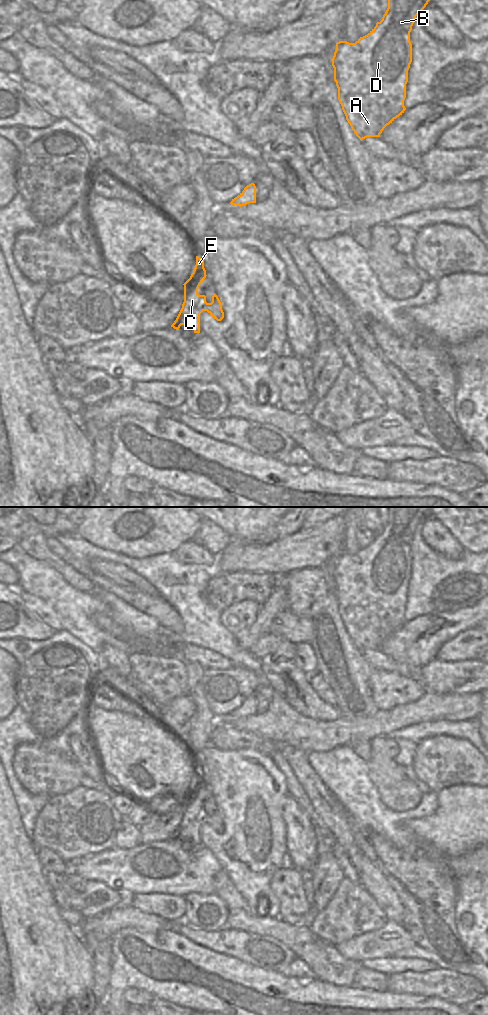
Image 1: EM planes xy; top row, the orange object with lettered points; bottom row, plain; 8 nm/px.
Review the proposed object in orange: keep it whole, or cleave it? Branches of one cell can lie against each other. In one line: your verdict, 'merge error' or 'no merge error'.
no merge error

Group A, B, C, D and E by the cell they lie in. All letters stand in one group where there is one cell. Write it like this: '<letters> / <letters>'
A B C D E

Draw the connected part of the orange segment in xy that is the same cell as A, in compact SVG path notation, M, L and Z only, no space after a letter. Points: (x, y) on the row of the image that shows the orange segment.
M388 0L388 8L380 22L365 36L360 37L355 43L339 41L332 58L334 68L334 81L338 88L338 100L356 136L362 141L367 137L380 137L384 128L392 123L406 110L406 84L408 70L412 62L412 44L410 32L414 20L426 7L430 0Z

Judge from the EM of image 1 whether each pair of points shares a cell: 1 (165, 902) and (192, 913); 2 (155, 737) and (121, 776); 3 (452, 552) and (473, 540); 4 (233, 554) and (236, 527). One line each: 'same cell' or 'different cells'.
1: different cells
2: same cell
3: different cells
4: different cells

